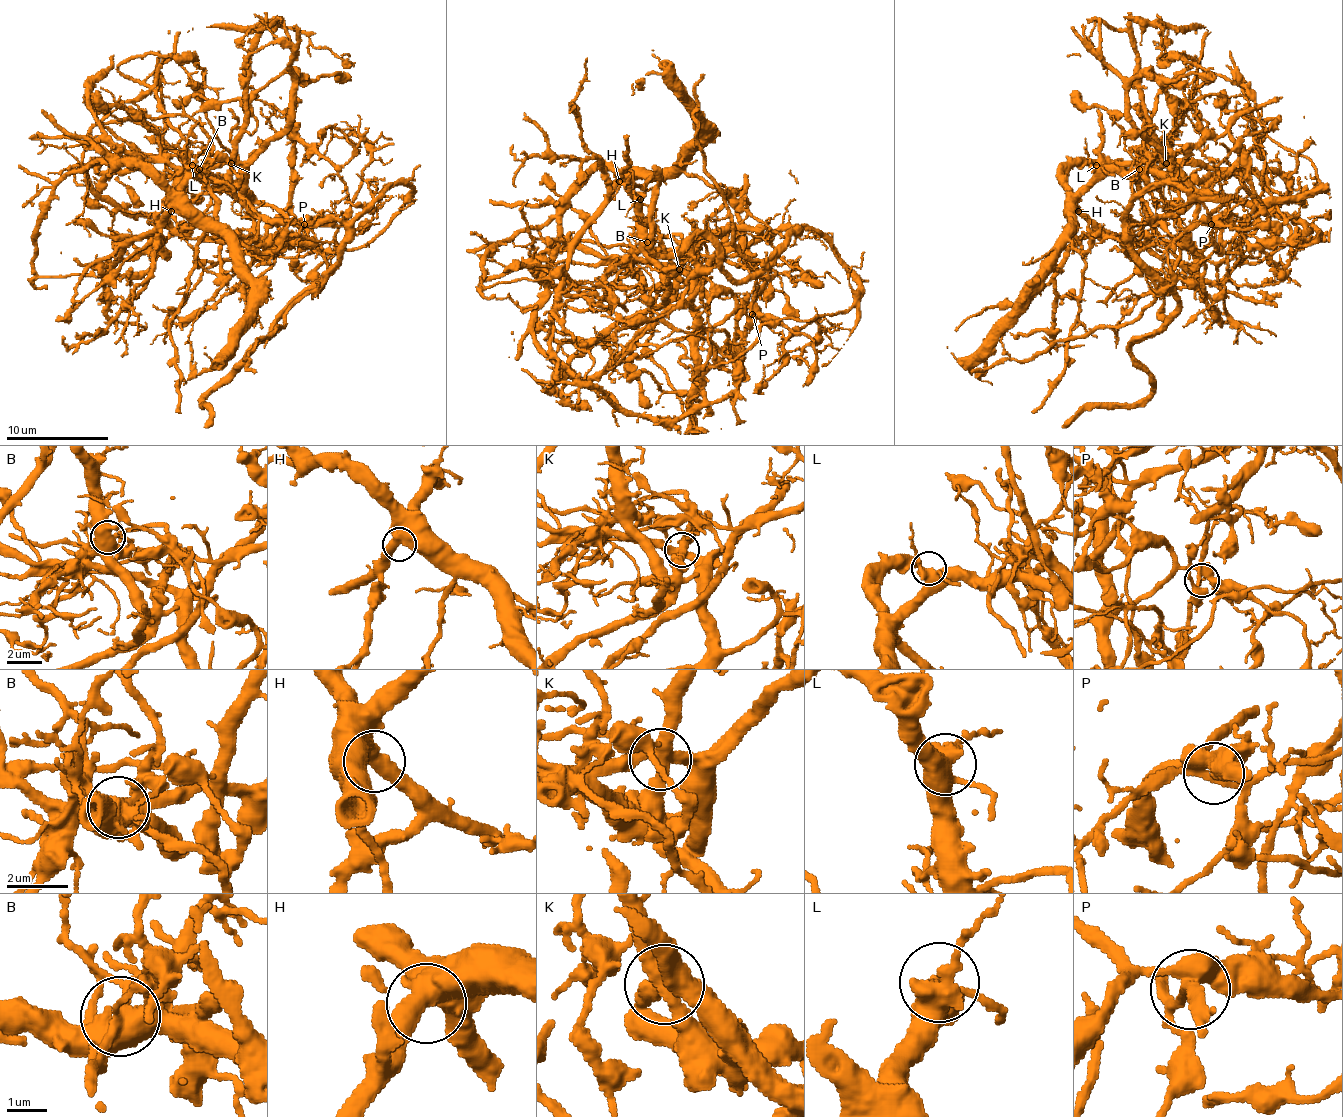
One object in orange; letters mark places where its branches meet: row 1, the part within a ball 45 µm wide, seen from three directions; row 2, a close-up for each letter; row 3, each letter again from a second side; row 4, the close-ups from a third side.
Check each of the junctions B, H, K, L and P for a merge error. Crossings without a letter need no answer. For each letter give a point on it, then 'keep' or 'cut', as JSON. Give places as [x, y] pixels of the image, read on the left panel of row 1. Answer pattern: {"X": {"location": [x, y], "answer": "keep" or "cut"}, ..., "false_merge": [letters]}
{"B": {"location": [199, 169], "answer": "cut"}, "H": {"location": [171, 211], "answer": "keep"}, "K": {"location": [231, 163], "answer": "cut"}, "L": {"location": [192, 165], "answer": "keep"}, "P": {"location": [304, 224], "answer": "keep"}, "false_merge": ["B", "K"]}

